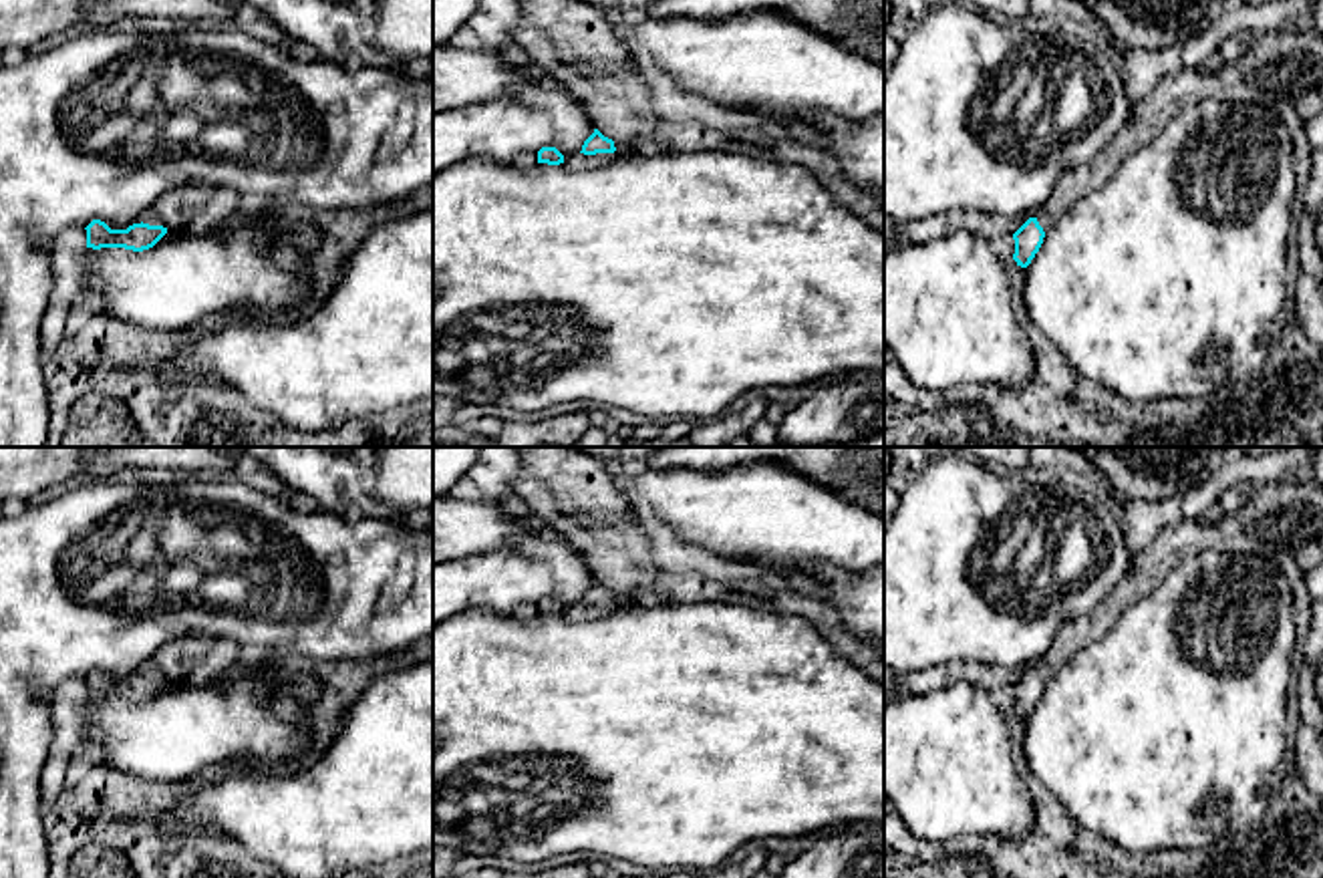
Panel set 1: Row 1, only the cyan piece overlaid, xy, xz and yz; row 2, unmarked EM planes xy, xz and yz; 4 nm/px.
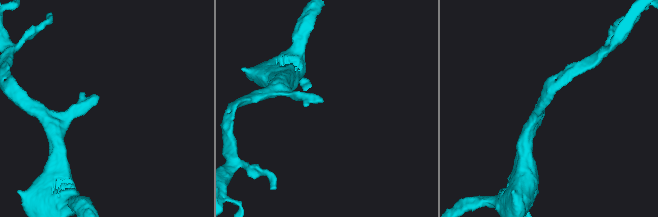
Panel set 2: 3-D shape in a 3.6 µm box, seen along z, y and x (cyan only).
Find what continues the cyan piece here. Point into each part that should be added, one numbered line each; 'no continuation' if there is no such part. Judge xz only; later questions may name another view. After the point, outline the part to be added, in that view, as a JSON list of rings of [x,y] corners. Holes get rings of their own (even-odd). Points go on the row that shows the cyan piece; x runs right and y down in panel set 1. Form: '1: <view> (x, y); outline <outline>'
1: xz (576, 162); outline [[[572,153],[572,155],[564,155],[564,165],[570,171],[590,171],[608,163],[612,157],[614,153],[596,153],[596,155]]]

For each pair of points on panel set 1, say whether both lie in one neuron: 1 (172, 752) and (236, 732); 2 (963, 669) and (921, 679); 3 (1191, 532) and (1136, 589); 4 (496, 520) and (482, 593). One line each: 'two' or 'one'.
1: one
2: one
3: one
4: two

